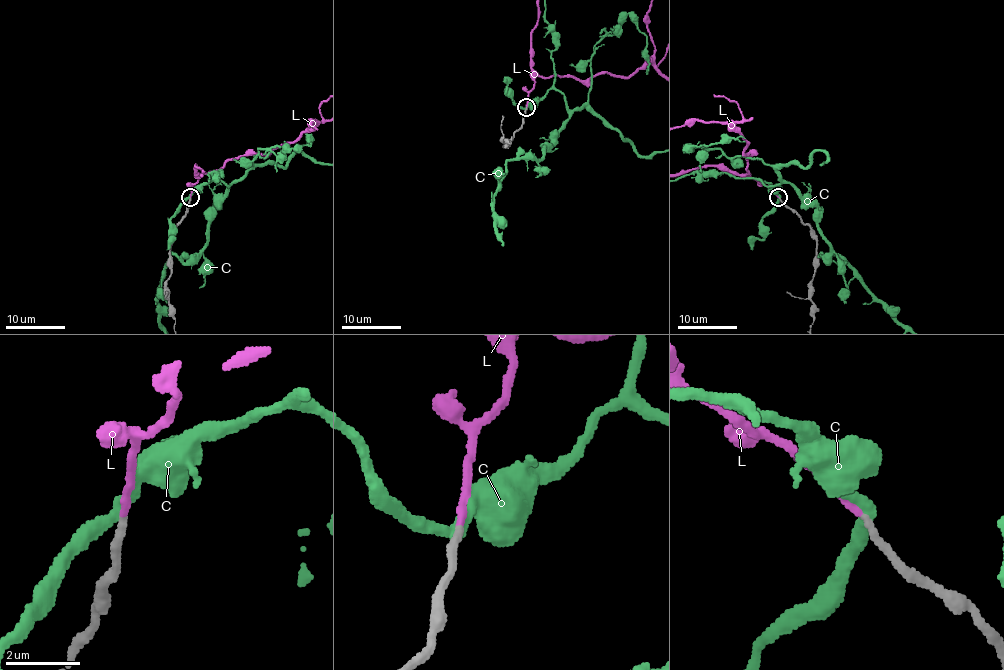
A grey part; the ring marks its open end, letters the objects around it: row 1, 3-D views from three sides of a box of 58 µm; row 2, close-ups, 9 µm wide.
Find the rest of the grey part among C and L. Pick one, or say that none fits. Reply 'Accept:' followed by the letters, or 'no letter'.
Accept: L

